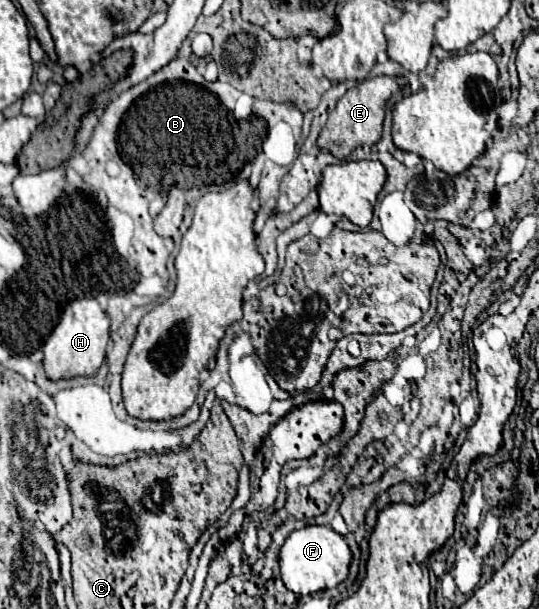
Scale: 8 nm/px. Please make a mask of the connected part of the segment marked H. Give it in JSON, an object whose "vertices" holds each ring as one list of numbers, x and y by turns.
{"vertices":[[94,297,76,299,66,305,60,323,46,339,44,351,44,369,46,377,52,381,70,379,70,377,92,377,98,373,106,357,106,345,110,339,110,319,100,309]]}

